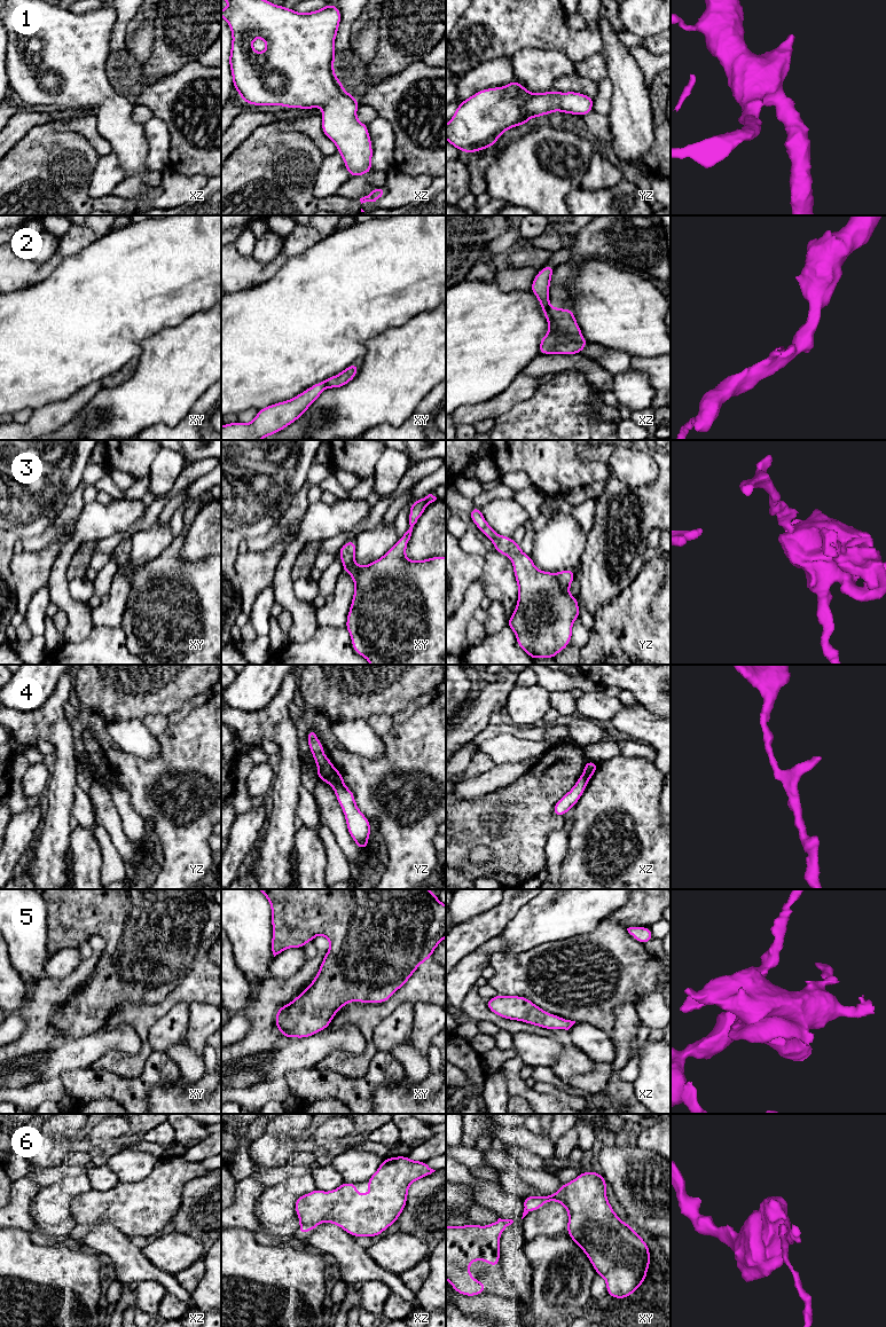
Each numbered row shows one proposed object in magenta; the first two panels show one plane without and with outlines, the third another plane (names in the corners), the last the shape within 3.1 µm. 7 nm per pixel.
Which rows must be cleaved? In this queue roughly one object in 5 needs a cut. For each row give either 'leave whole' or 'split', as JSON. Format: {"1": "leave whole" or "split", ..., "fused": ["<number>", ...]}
{"1": "leave whole", "2": "split", "3": "leave whole", "4": "leave whole", "5": "leave whole", "6": "leave whole", "fused": ["2"]}

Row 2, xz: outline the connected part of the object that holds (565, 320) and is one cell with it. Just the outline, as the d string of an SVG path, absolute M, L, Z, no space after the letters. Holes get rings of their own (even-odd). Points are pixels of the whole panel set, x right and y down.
M549 305L548 312L562 333L566 336L581 336L581 329L575 321L574 313L570 308L559 309Z

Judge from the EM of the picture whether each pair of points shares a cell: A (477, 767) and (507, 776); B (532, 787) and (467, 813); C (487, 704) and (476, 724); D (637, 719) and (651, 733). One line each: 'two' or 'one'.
A: two
B: one
C: one
D: one

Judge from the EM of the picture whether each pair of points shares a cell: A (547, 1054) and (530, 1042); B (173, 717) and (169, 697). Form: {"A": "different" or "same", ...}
{"A": "same", "B": "different"}

